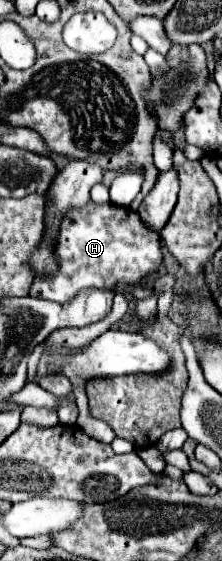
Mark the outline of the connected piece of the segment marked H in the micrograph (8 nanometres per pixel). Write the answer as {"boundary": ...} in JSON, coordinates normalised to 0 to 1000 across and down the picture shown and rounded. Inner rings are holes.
{"boundary":[[[419,358],[374,365],[365,373],[320,373],[284,387],[248,447],[257,447],[257,469],[266,469],[257,487],[239,487],[239,494],[167,490],[149,508],[140,508],[140,519],[131,519],[140,529],[203,529],[203,533],[230,533],[230,537],[257,537],[257,540],[293,540],[320,529],[338,529],[347,519],[365,519],[383,512],[482,515],[518,504],[617,508],[653,494],[689,490],[725,476],[725,465],[734,465],[716,419],[644,401],[617,376],[599,376],[581,369],[527,369],[509,362],[455,362],[446,365],[446,362],[419,362]]]}

